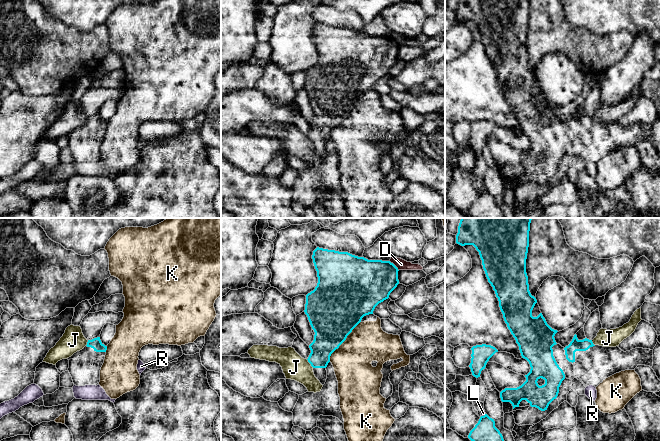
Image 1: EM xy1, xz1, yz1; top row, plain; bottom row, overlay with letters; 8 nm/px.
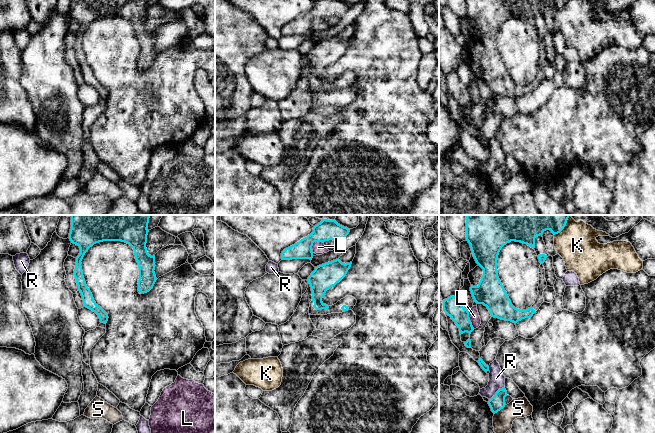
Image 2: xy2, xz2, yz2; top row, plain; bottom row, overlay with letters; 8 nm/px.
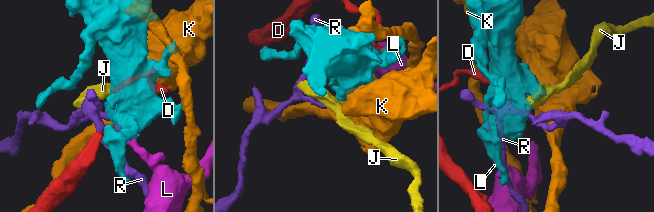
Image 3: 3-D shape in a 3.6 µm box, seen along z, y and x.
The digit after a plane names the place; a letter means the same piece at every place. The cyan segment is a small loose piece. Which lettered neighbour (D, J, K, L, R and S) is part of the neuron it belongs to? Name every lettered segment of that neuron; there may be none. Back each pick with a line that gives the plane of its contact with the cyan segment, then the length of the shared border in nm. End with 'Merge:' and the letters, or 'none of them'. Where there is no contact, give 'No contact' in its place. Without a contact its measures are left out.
Merge: none of them

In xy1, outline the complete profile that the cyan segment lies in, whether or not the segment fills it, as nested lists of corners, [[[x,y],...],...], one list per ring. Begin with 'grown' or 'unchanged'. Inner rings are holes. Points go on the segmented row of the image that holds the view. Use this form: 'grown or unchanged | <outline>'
grown | [[[100,337],[88,340],[87,345],[74,353],[69,360],[68,371],[76,386],[99,385],[100,370],[104,363],[107,346]]]

